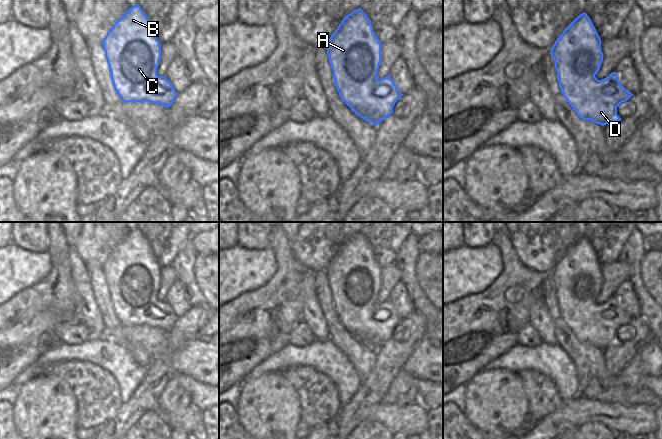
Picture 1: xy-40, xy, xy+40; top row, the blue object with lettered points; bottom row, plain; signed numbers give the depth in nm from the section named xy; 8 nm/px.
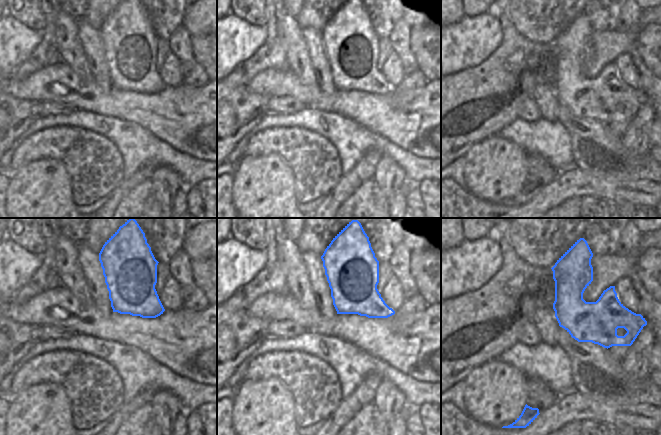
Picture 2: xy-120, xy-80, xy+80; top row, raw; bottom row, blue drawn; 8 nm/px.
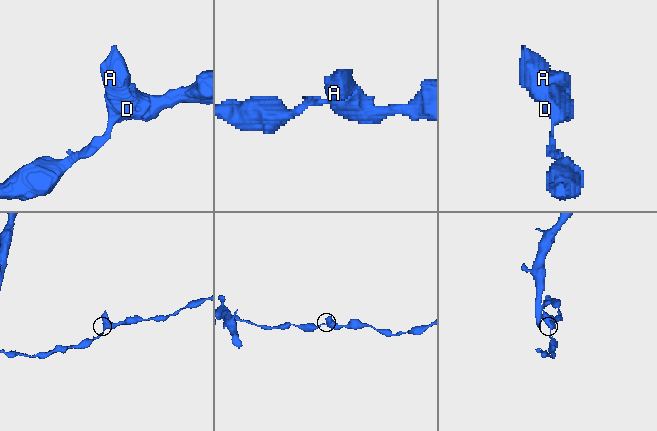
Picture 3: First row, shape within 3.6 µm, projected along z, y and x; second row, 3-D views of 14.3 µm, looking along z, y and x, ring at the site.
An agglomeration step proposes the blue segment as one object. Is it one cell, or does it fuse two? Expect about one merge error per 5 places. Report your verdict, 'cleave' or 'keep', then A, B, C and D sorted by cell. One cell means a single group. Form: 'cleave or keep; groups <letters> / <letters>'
keep; groups A B C D

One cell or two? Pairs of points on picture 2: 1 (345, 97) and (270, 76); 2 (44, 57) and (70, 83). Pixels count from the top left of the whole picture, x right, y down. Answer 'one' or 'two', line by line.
1: one
2: two

